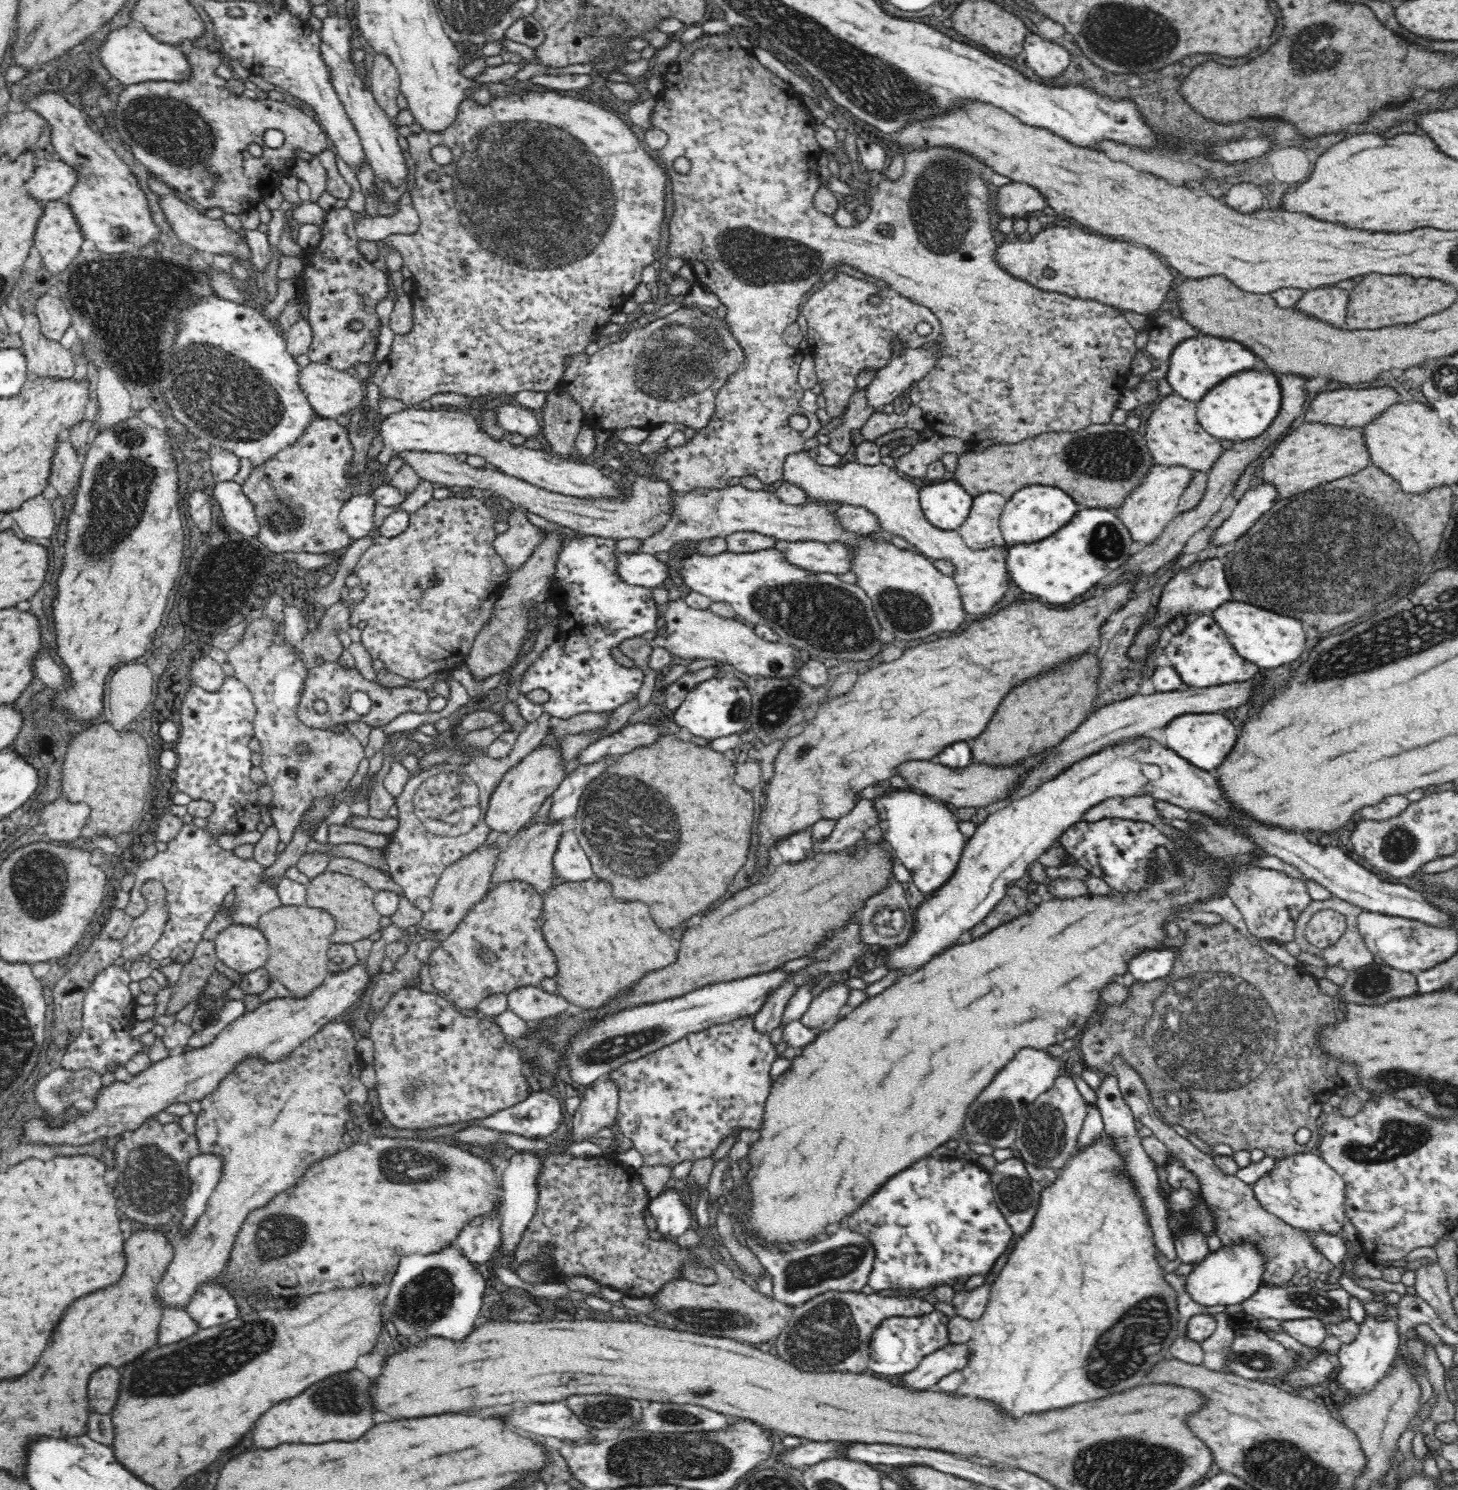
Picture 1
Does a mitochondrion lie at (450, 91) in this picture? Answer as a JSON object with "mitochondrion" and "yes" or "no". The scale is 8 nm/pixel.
{"mitochondrion":"no"}

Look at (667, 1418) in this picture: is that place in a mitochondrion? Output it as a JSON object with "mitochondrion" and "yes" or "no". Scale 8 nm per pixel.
{"mitochondrion":"yes"}

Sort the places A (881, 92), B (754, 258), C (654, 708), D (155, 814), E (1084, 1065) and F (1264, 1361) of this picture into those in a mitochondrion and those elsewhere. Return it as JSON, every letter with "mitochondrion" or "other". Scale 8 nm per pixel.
{"A":"mitochondrion","B":"mitochondrion","C":"other","D":"other","E":"other","F":"mitochondrion"}

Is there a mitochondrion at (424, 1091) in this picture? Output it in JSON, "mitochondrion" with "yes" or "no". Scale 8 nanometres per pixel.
{"mitochondrion":"yes"}

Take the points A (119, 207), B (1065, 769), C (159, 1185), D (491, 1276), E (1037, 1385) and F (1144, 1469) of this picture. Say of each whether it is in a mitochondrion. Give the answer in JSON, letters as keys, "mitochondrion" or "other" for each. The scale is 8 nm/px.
{"A":"other","B":"other","C":"mitochondrion","D":"other","E":"other","F":"mitochondrion"}

